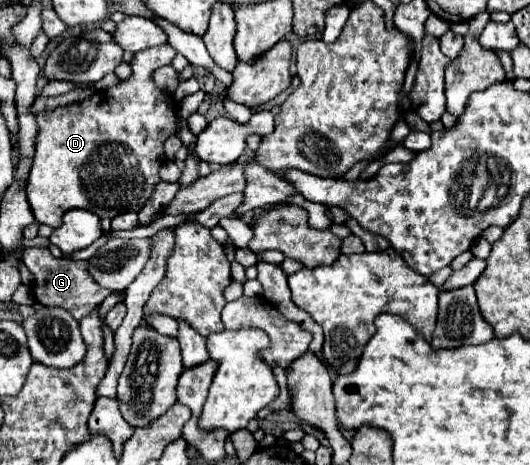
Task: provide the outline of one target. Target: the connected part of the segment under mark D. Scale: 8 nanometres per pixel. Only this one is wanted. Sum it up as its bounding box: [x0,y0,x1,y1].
[26,44,176,228]

